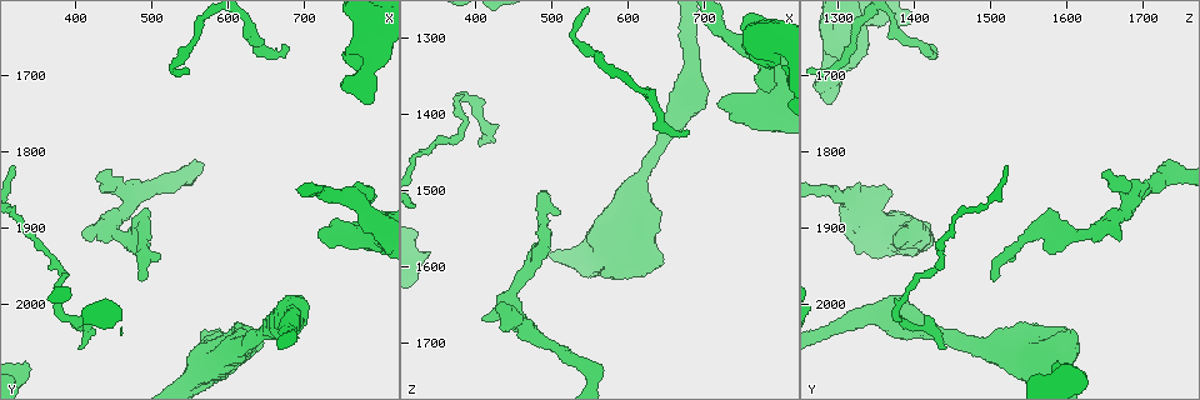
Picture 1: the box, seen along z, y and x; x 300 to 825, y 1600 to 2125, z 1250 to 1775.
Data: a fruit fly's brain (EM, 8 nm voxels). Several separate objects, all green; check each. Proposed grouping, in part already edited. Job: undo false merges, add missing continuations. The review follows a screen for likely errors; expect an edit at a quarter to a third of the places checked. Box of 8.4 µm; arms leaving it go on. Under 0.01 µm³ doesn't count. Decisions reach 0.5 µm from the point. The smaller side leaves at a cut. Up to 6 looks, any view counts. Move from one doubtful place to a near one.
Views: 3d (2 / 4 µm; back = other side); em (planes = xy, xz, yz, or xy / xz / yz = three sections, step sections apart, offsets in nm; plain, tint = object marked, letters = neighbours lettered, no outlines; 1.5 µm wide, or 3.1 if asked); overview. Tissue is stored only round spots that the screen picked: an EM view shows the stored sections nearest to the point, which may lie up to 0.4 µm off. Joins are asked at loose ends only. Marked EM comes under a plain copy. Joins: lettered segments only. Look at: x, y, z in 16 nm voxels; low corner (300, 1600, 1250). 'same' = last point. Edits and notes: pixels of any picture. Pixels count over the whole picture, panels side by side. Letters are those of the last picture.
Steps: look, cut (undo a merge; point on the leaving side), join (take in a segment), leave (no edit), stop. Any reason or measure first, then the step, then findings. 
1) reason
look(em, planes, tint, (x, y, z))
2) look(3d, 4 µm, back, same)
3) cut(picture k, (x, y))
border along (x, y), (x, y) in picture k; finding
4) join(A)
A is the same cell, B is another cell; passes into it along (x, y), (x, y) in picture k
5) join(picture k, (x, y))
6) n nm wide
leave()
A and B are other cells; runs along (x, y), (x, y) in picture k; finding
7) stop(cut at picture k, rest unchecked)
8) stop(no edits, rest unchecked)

branch stops here
look(em, planes, letters, (785, 1845, 1365))

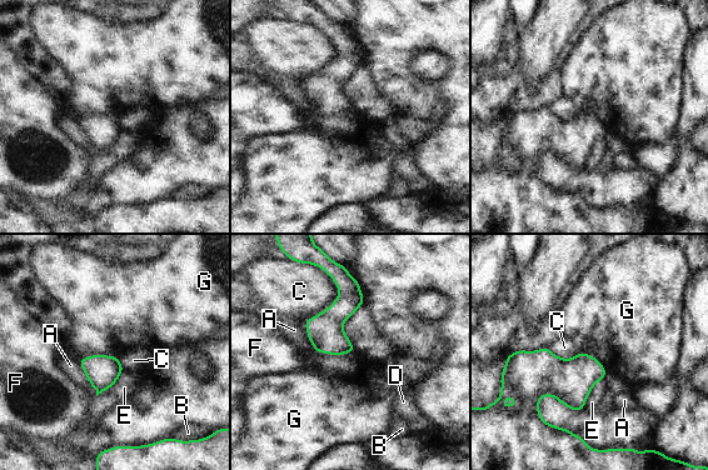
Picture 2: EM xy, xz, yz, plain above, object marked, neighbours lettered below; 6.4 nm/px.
leave()
A, B, C, D, E, F and G are other cells; border along (119, 358), (86, 355), (79, 361) in picture 2; none of them fits

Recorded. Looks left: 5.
free end
look(em, planes, letters, (675, 1665, 1420))

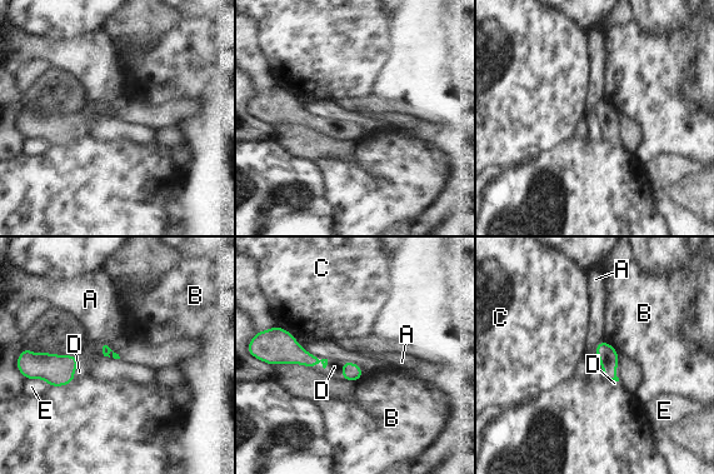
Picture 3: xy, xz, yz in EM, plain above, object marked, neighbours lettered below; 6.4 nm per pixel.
join(D)
D is the same cell, A, B, C and E are other cells; passes into it along (607, 354), (615, 373), (614, 383) in picture 3; the neuron continues

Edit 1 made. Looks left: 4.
abrupt turn
look(3d, 2 µm, (530, 1685, 1305))

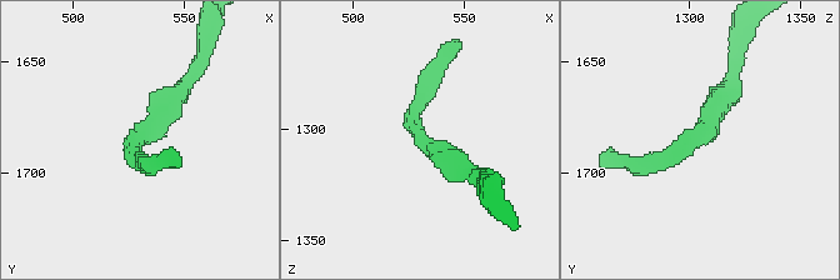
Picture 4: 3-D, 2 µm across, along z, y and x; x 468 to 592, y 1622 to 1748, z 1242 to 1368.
look(em, xy, step 4, tint, (529, 1682, 1303))

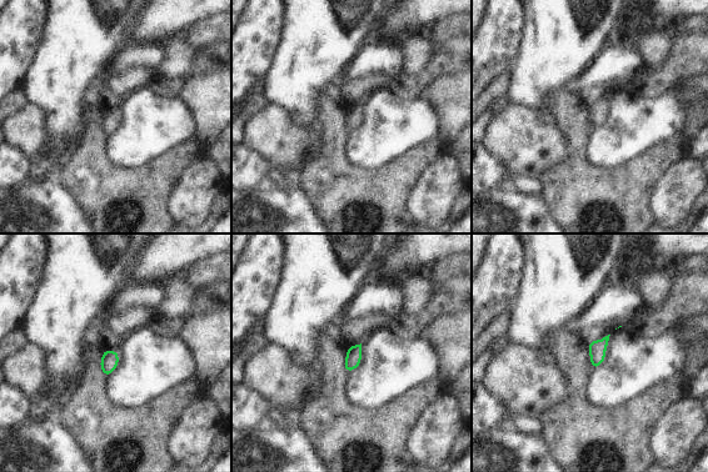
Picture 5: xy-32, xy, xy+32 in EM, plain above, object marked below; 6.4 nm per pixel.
cut it another way
look(em, planes, letters, same)

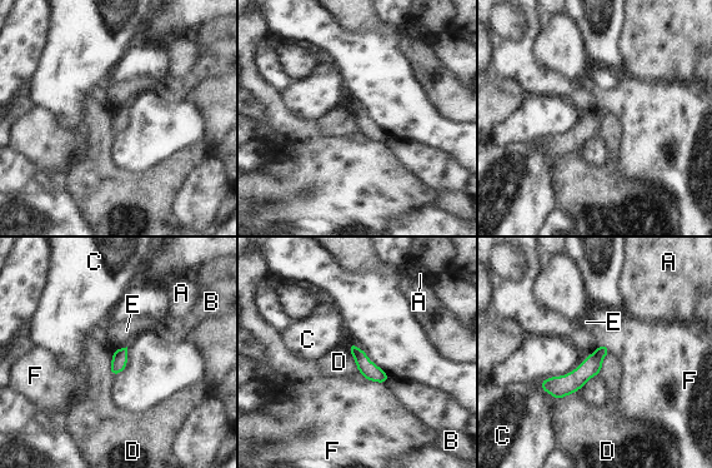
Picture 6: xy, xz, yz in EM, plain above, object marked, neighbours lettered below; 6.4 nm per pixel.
110 nm wide
leave()
A, B, C, D, E and F are other cells; border along (111, 349), (110, 373), (114, 377) in picture 6; continuous, no second neuron

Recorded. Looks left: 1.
stop(join at picture 3, rest unchecked)

